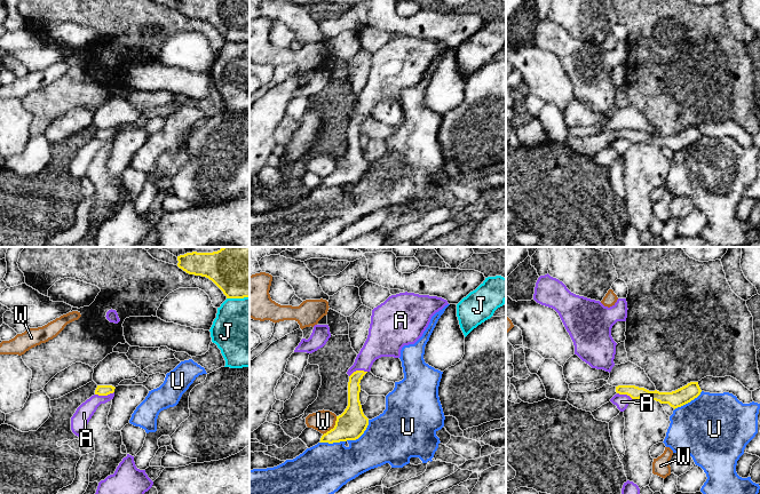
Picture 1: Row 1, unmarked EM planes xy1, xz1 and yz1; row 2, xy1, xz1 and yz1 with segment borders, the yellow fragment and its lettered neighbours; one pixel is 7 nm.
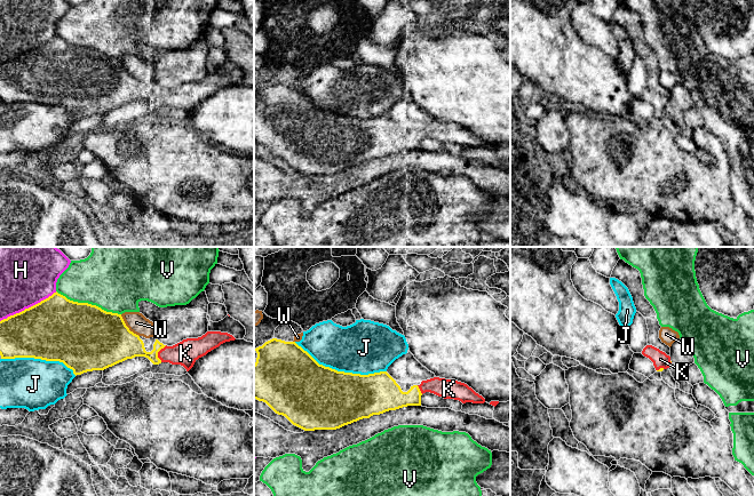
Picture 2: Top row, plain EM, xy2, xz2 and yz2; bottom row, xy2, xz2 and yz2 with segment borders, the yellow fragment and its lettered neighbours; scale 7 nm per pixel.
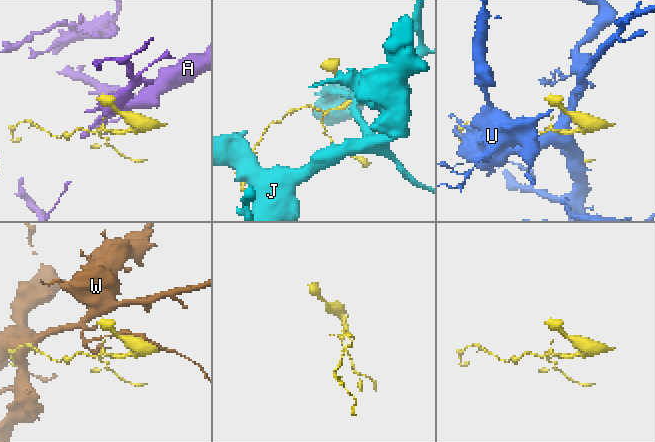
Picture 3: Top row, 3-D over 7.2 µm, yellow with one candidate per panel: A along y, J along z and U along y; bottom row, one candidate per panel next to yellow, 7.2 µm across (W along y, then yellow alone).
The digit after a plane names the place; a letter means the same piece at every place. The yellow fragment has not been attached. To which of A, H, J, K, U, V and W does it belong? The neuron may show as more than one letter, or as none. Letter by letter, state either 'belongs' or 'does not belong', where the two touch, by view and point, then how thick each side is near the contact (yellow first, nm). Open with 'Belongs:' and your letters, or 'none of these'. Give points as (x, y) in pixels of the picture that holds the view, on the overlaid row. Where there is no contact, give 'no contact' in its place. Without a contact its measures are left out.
Belongs: K
A: does not belong; contact xy1 (104, 395); calibres 80 and 120 nm
H: does not belong; contact xy2 (29, 308); calibres 440 and 420 nm
J: does not belong; contact xz2 (340, 372); calibres 460 and 380 nm
K: belongs; contact xy2 (157, 353); calibres 220 and 170 nm
U: does not belong; contact xz1 (347, 439); calibres 200 and 340 nm
V: does not belong; contact xy2 (87, 303); calibres 460 and 460 nm
W: does not belong; contact xy2 (127, 327); calibres 440 and 140 nm

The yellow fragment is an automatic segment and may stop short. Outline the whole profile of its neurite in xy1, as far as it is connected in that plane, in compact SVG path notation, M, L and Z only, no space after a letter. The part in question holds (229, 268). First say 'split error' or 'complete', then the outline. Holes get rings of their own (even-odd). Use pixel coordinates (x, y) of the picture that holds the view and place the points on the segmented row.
complete; M250 247L192 252L177 256L177 261L177 266L187 273L212 280L227 298L250 297Z

